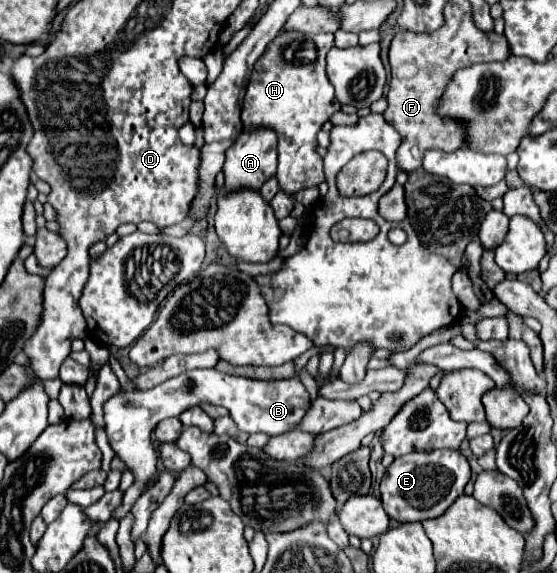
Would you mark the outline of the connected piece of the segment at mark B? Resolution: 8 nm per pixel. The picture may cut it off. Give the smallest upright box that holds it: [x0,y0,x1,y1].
[104,368,310,520]

